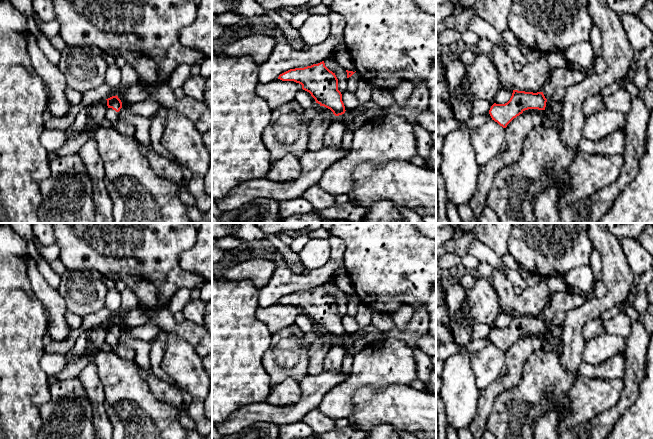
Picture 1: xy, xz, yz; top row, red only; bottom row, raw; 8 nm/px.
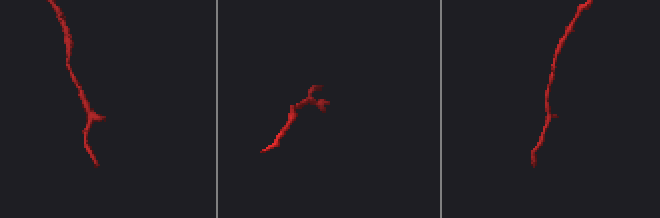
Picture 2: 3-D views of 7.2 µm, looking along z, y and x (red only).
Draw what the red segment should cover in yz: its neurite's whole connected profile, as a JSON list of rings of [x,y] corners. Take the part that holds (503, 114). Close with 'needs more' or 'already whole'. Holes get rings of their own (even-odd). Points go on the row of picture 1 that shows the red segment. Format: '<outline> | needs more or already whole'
[[[513,90],[510,100],[505,104],[494,103],[489,114],[503,128],[528,109],[545,110],[547,99],[543,92],[525,92]]] | already whole

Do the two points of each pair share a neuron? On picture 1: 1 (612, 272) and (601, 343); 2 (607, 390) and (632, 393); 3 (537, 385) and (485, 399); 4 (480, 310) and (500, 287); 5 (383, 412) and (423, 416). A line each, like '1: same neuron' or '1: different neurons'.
1: different neurons
2: different neurons
3: different neurons
4: different neurons
5: same neuron

